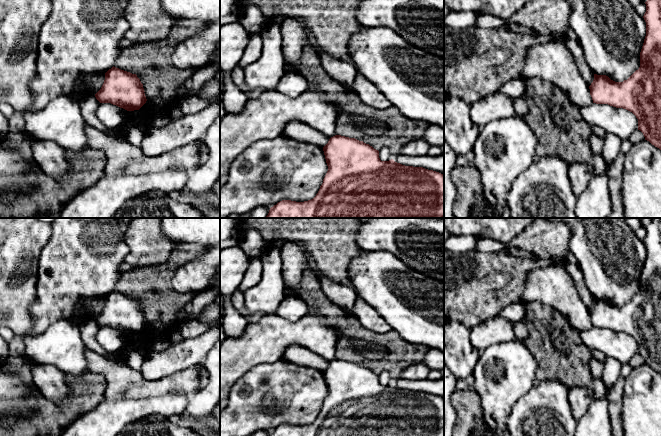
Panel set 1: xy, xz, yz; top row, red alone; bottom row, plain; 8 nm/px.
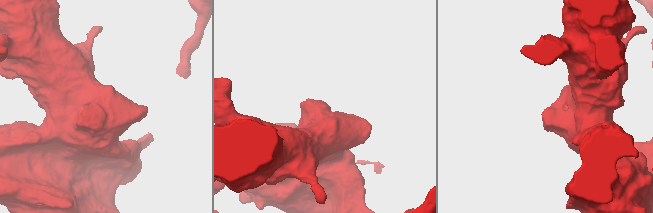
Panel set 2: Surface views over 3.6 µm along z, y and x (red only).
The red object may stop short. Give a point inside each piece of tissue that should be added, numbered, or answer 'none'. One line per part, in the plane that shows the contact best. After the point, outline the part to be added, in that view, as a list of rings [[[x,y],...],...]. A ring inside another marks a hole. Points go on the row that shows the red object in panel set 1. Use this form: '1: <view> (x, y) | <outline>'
none

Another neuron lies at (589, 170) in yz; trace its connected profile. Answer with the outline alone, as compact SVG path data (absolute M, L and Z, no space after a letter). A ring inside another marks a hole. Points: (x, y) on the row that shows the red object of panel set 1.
M583 163L569 165L568 176L572 185L572 191L578 197L587 187L589 180L595 176L594 166Z

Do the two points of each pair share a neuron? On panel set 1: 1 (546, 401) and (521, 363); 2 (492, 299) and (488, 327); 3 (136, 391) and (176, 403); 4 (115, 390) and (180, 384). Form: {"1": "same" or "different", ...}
{"1": "different", "2": "different", "3": "different", "4": "same"}

